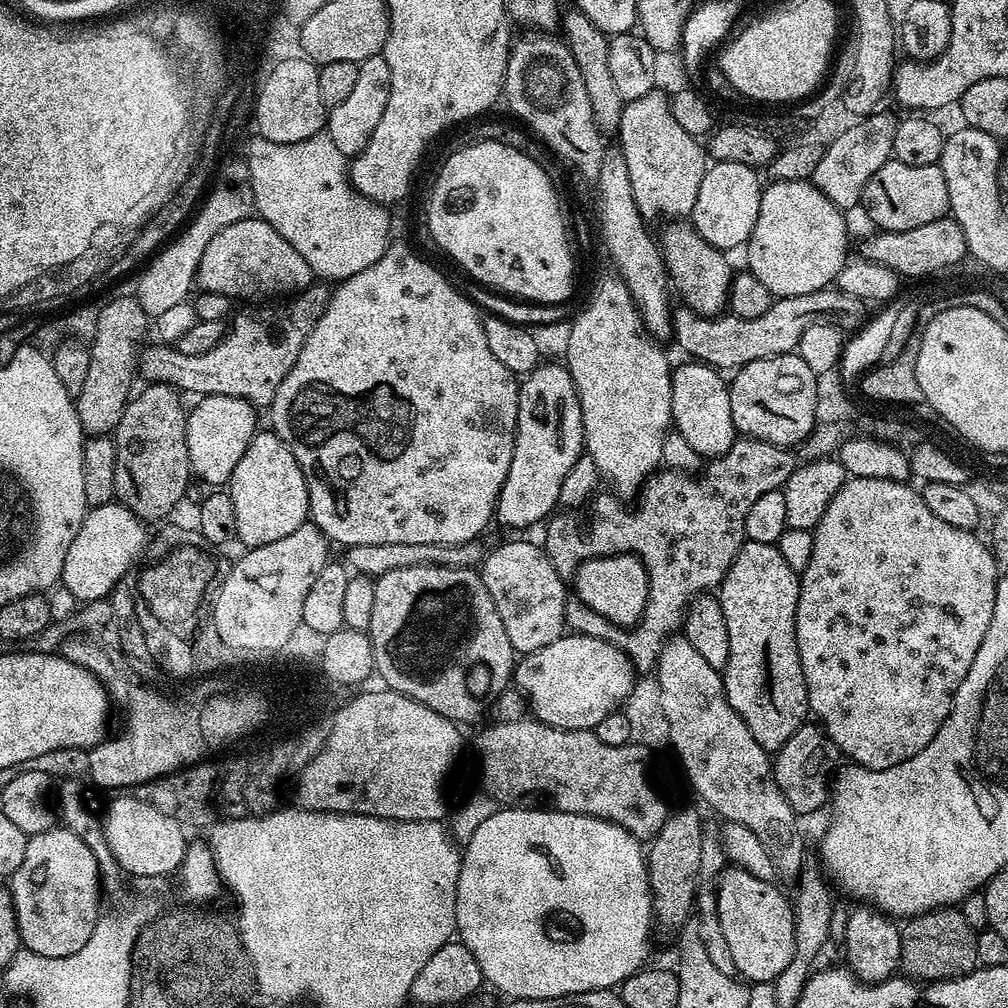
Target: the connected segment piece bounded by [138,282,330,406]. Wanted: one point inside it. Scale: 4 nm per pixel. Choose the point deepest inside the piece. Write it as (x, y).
(259, 347)

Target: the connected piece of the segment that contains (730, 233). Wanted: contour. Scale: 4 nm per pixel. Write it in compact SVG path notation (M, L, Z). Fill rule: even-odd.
M742 162L709 163L704 172L702 186L698 186L698 198L694 202L694 210L690 223L697 234L706 238L710 246L721 250L747 245L750 234L754 230L754 222L758 222L758 206L760 205L761 173L750 166L742 166Z

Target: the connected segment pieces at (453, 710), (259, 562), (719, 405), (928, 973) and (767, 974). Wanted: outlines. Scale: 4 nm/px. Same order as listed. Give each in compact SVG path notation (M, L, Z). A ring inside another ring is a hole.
M441 564L406 566L406 570L390 570L390 574L375 577L375 582L374 611L370 613L367 630L372 642L375 675L380 675L391 691L422 702L457 725L465 726L482 719L484 696L502 695L513 679L514 653L506 626L502 626L502 618L498 618L494 598L490 598L490 590L486 590L479 571ZM388 636L396 637L388 644Z
M305 522L294 530L294 534L286 534L286 538L278 538L278 542L266 542L266 546L247 549L244 557L229 570L224 576L224 581L219 584L214 592L211 604L217 609L217 623L225 640L231 641L237 648L271 649L286 647L293 643L292 635L301 631L302 606L306 602L306 594L310 591L310 585L322 566L330 562L328 556L330 541L322 534L322 530L311 522Z
M688 362L681 368L672 368L672 422L674 431L682 434L694 450L698 450L701 458L715 458L730 450L730 446L738 439L734 426L734 418L730 414L730 394L728 393L729 381L723 380L721 373L711 365L701 362Z
M959 907L936 908L921 916L911 917L905 924L908 925L900 928L900 968L905 977L917 982L956 980L959 976L976 971L977 929L972 928L966 918L962 918Z
M735 866L725 867L714 885L718 922L730 946L736 971L745 981L753 980L764 986L771 985L790 966L790 958L796 953L792 905L789 897L785 893L783 896L776 886L771 880L754 878L745 868Z

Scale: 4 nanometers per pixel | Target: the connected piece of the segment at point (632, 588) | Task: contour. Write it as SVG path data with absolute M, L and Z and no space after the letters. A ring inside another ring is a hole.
M633 553L588 559L576 569L572 583L575 597L611 625L632 628L639 623L648 597L648 575L644 564Z

